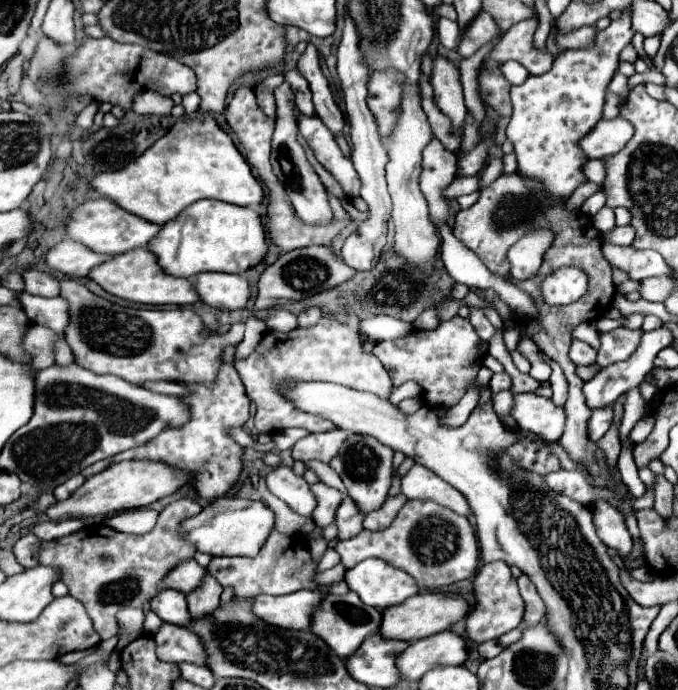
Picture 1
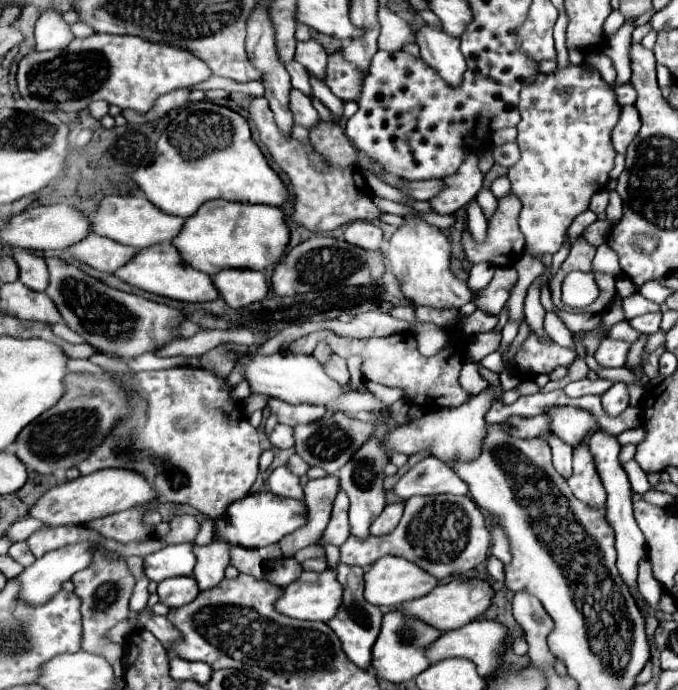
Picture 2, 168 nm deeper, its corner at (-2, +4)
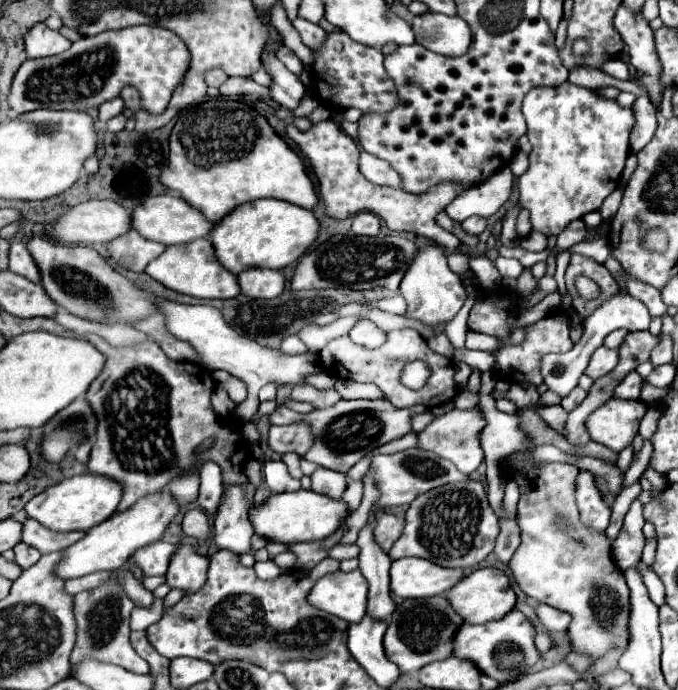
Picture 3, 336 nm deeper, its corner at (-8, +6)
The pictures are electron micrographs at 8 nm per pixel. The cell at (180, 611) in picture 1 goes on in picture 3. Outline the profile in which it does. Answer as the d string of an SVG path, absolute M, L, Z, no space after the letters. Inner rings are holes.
M180 545L176 559L172 559L166 571L166 583L170 589L180 589L184 593L196 593L204 587L208 573L208 557L196 553L190 545Z

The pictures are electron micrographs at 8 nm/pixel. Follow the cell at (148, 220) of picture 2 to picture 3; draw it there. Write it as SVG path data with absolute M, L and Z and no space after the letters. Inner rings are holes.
M172 193L148 197L140 205L136 205L132 209L130 225L134 231L140 231L140 235L144 239L152 239L162 245L178 245L178 243L188 243L192 239L208 237L208 233L212 229L212 223L208 223L208 219L204 219L204 215L200 215L200 211L196 211L194 207L188 207L188 203L184 203L180 197L176 197Z

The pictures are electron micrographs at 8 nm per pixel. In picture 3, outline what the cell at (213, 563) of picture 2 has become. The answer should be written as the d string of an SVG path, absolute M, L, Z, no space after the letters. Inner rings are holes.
M230 487L222 495L222 503L214 517L212 529L212 543L218 549L230 553L250 553L250 539L254 535L252 523L248 521L248 509L252 507L250 501L244 497L244 489Z

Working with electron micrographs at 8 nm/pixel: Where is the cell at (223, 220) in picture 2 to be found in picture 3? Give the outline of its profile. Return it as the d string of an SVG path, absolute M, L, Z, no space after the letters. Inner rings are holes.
M258 199L236 207L236 211L230 211L218 221L210 231L210 241L218 263L238 275L252 267L284 269L286 265L296 263L316 241L318 229L320 223L312 211L278 199Z

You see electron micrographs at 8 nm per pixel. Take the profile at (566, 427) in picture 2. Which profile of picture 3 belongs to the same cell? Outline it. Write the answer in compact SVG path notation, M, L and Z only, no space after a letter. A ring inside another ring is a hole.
M608 399L586 417L584 427L592 441L606 445L612 451L622 451L632 443L644 413L646 407L640 401Z

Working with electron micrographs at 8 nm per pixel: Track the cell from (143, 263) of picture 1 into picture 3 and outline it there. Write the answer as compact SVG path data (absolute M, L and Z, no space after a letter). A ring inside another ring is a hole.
M196 239L184 245L172 245L168 247L160 257L156 257L148 267L144 269L152 279L160 281L164 287L178 291L182 295L198 297L198 299L232 299L240 293L240 287L236 283L236 275L220 267L220 263L214 257L212 243L208 239Z

